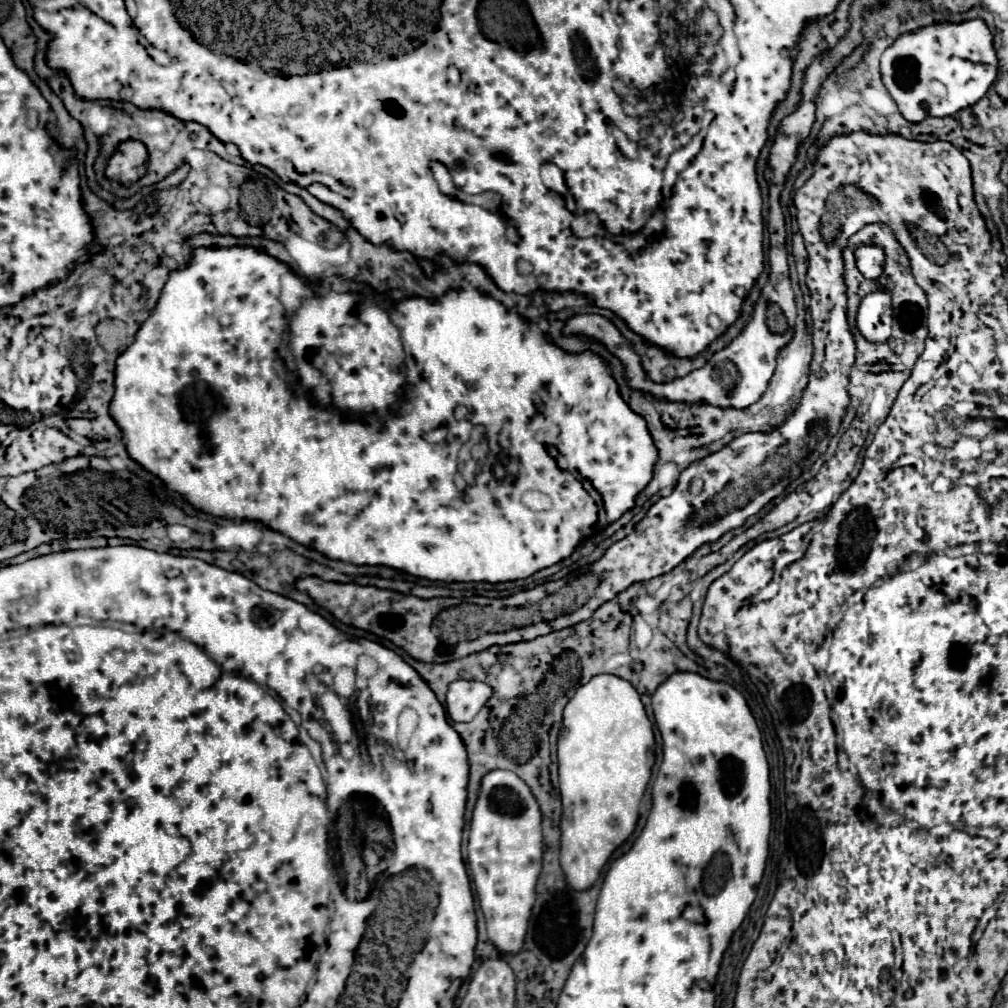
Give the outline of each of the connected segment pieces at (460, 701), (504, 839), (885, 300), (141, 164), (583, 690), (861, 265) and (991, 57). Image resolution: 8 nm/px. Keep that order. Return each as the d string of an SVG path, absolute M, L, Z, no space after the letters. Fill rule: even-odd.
M454 680L448 686L446 710L454 722L470 722L492 696L492 688L484 682Z
M492 770L482 776L478 802L472 812L470 836L468 836L468 866L480 908L486 918L487 934L490 942L502 952L516 954L522 948L524 934L528 928L530 910L536 900L536 882L542 868L542 828L540 828L540 808L530 788L508 770Z
M884 286L862 298L856 318L858 330L870 342L886 342L892 328L892 296Z
M124 140L104 166L104 176L120 186L132 186L148 172L148 150L138 140Z
M598 674L588 684L580 686L564 708L562 730L558 738L558 772L560 772L560 794L562 794L562 842L560 842L560 864L568 884L574 890L590 888L610 854L634 832L638 822L638 808L644 796L646 784L654 766L654 732L646 716L644 704L636 688L618 676Z
M860 246L856 252L856 266L858 270L866 276L876 280L882 274L882 262L884 262L884 252L876 246Z
M970 20L962 24L934 24L922 28L912 34L900 36L890 48L884 50L880 58L882 68L882 82L888 88L890 96L898 104L900 114L908 122L922 122L926 118L944 118L952 116L962 108L974 106L990 88L998 72L998 60L992 48L992 34L982 20ZM960 54L982 54L982 60L968 60Z

